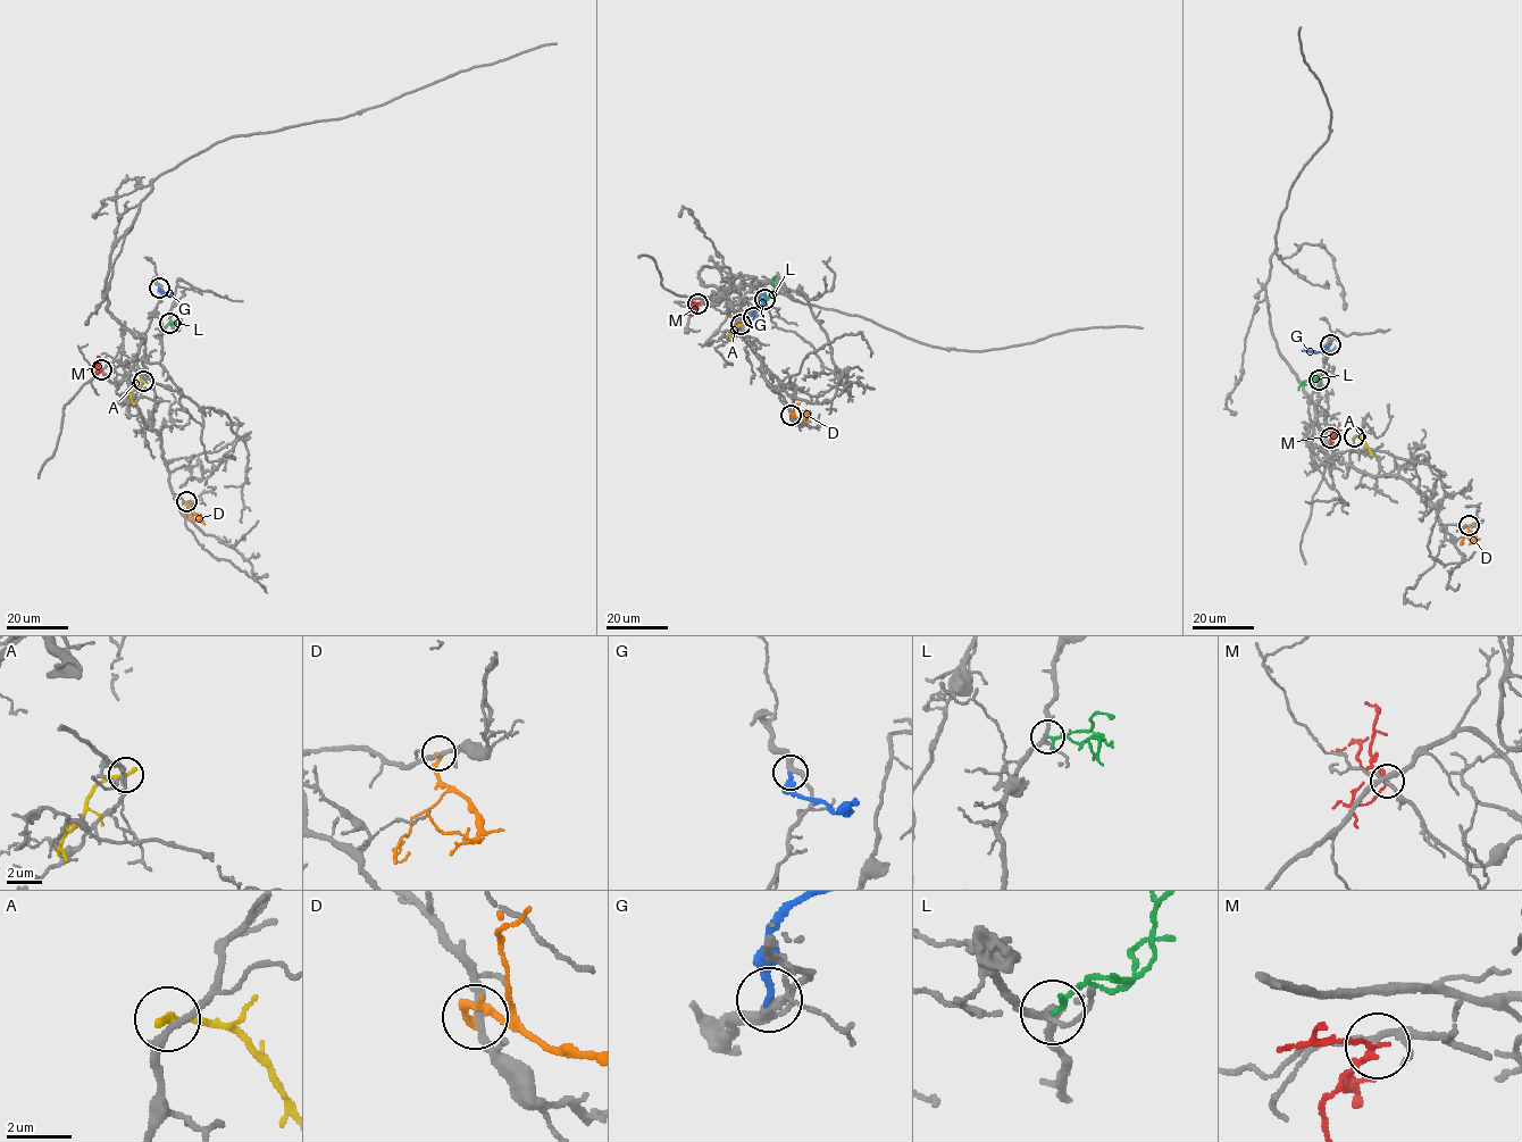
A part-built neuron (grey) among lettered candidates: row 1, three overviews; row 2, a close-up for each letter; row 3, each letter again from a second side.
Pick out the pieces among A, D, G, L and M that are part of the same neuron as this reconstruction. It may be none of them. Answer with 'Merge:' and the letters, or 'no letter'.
Merge: no letter

